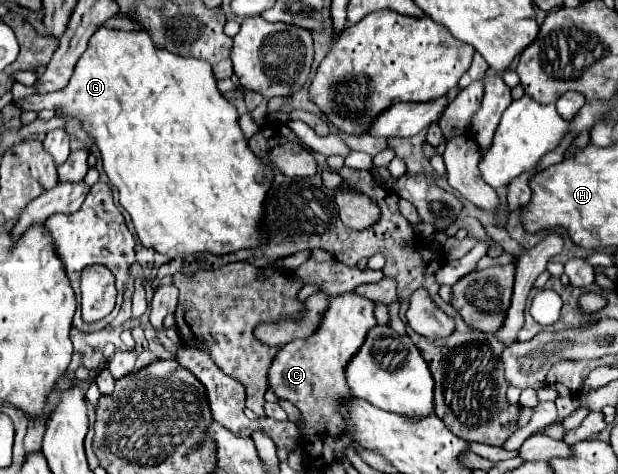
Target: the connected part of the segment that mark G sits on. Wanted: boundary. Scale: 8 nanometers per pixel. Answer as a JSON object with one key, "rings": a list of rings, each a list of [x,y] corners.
{"rings":[[[98,27],[96,33],[90,37],[88,41],[88,49],[84,51],[84,55],[78,59],[74,73],[68,81],[68,85],[60,91],[52,91],[46,95],[30,95],[22,101],[18,101],[18,105],[24,111],[42,111],[42,109],[54,109],[58,115],[62,117],[72,117],[76,121],[80,121],[82,129],[92,137],[92,141],[96,143],[96,147],[100,149],[102,155],[102,165],[104,165],[104,173],[108,175],[110,183],[118,189],[120,193],[120,205],[130,213],[134,229],[140,237],[140,241],[146,247],[154,247],[160,253],[166,253],[170,259],[178,257],[178,255],[192,255],[192,253],[200,253],[200,251],[208,251],[208,253],[232,253],[244,247],[254,247],[262,241],[262,235],[258,231],[262,213],[264,213],[264,197],[266,191],[270,189],[272,183],[272,169],[262,165],[256,155],[250,151],[248,141],[242,135],[242,129],[238,127],[238,113],[236,107],[224,99],[224,95],[218,91],[216,87],[216,79],[212,75],[212,69],[206,61],[200,59],[192,59],[192,57],[176,57],[170,51],[158,49],[150,35],[144,29],[134,29],[134,31],[124,31],[124,29],[108,29],[108,27]]]}

